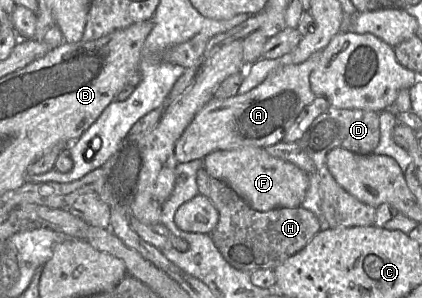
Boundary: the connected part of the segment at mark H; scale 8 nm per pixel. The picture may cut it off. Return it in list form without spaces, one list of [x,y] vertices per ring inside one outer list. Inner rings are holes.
[[[205,168],[197,172],[199,194],[209,198],[219,213],[219,220],[210,234],[226,261],[238,270],[251,273],[257,269],[274,269],[303,249],[320,231],[318,218],[309,210],[277,208],[266,212],[252,209],[223,181],[211,177]]]

